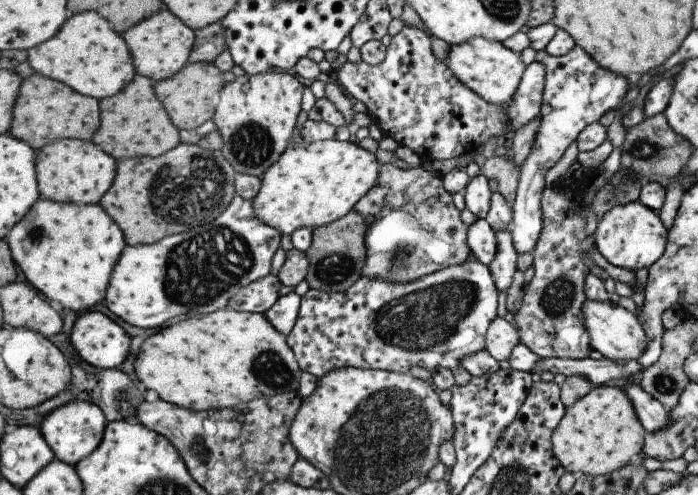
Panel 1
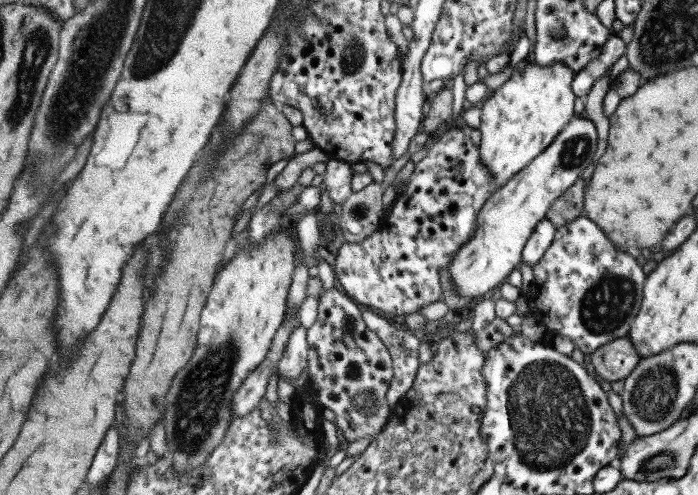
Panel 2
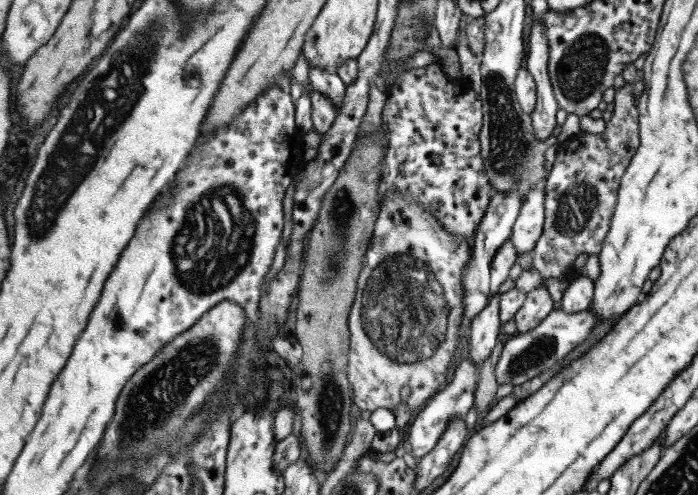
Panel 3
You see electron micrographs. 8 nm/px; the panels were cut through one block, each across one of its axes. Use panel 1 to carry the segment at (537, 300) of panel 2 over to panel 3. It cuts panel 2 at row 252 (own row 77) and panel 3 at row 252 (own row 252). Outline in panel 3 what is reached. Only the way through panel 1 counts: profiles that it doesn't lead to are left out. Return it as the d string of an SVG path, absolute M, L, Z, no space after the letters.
M544 184L528 190L520 202L518 215L512 224L509 240L518 253L531 252L542 233L544 223Z

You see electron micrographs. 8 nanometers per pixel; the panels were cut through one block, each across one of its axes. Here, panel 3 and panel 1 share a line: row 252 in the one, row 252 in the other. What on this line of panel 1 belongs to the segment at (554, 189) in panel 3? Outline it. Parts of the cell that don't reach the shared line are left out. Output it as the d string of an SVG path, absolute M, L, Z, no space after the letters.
M619 166L617 171L594 194L591 201L584 200L587 178L580 180L563 177L561 181L544 188L540 196L542 227L531 250L533 277L523 286L519 308L508 316L517 329L519 343L525 345L539 358L579 359L588 356L591 350L588 334L582 323L582 304L586 299L583 283L588 268L581 263L581 254L587 254L593 264L605 270L614 281L630 284L634 281L632 271L609 264L594 246L593 234L587 238L584 233L586 210L591 209L598 220L612 206L638 200L642 182L632 178L633 172Z

